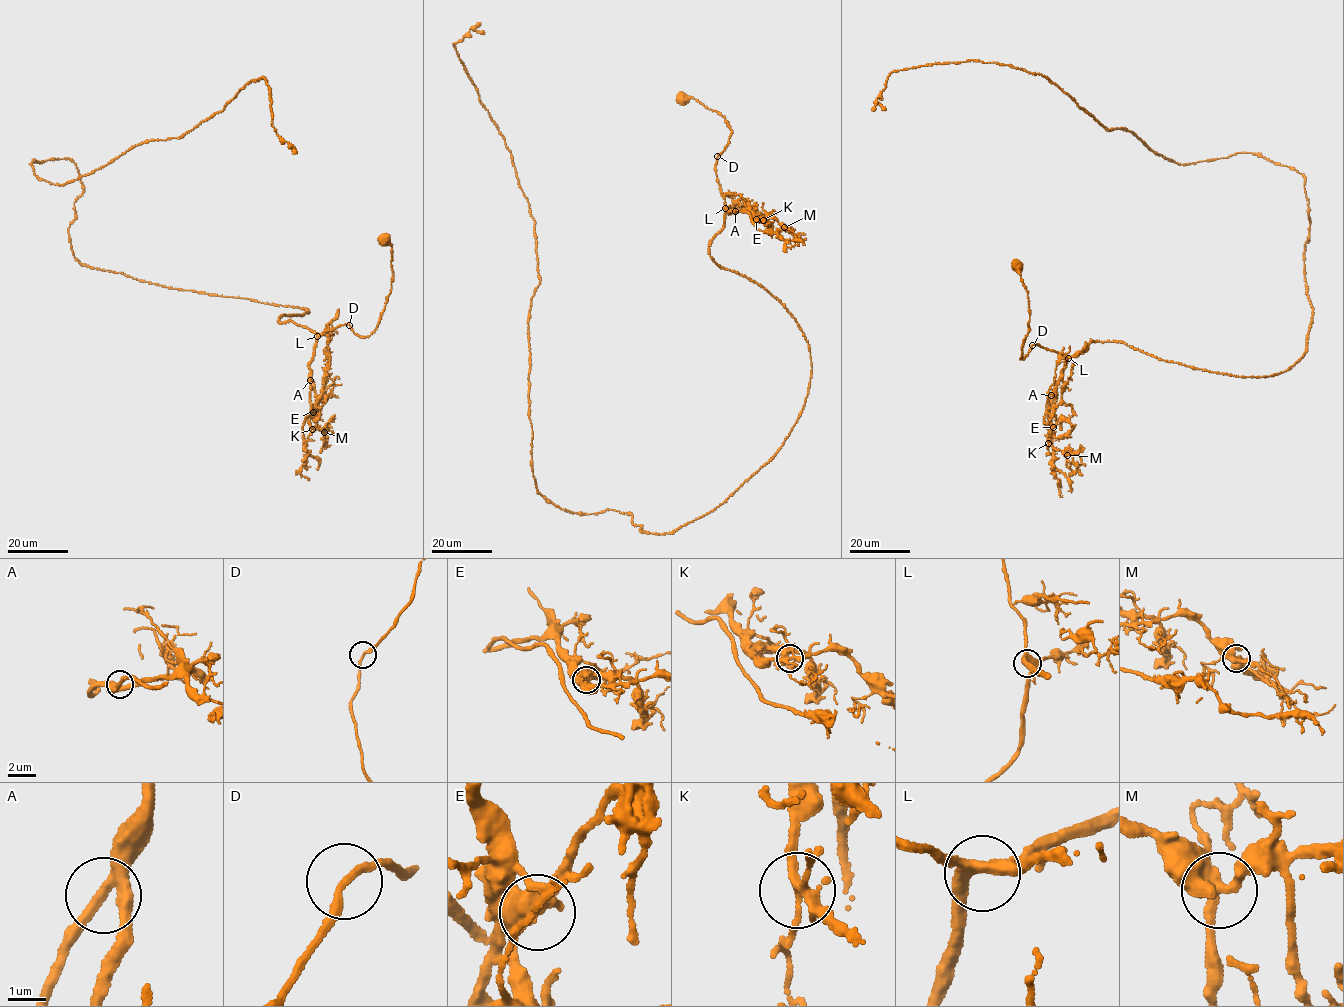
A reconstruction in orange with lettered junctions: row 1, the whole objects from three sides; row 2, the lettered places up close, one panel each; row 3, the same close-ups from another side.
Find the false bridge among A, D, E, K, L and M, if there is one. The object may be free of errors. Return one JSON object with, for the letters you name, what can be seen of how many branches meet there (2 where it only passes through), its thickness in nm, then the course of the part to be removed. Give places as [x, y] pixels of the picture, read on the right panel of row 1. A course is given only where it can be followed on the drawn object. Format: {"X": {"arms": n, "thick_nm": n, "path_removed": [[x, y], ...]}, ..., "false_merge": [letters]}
{"false_merge": []}

